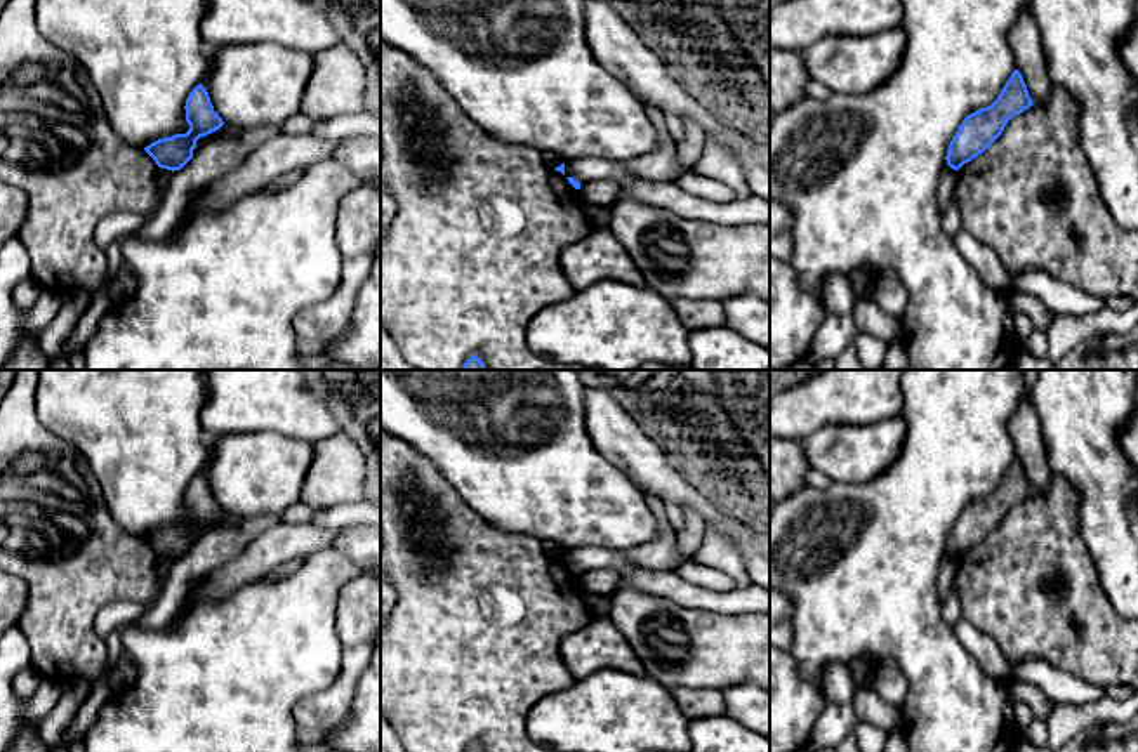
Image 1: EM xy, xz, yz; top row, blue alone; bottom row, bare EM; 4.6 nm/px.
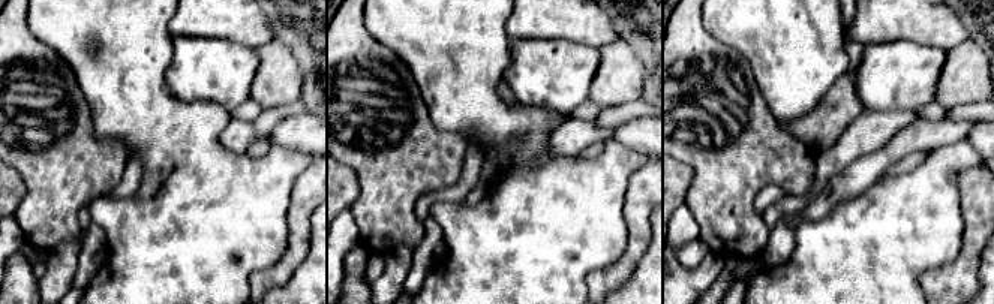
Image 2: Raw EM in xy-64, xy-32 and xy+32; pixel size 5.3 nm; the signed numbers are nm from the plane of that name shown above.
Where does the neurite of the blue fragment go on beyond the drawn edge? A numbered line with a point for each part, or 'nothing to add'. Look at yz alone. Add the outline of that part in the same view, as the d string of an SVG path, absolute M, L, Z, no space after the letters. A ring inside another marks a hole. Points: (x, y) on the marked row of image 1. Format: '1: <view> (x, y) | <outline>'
nothing to add

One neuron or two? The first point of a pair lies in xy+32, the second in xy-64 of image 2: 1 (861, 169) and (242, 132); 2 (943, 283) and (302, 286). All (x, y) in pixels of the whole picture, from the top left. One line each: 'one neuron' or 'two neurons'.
1: one neuron
2: two neurons

